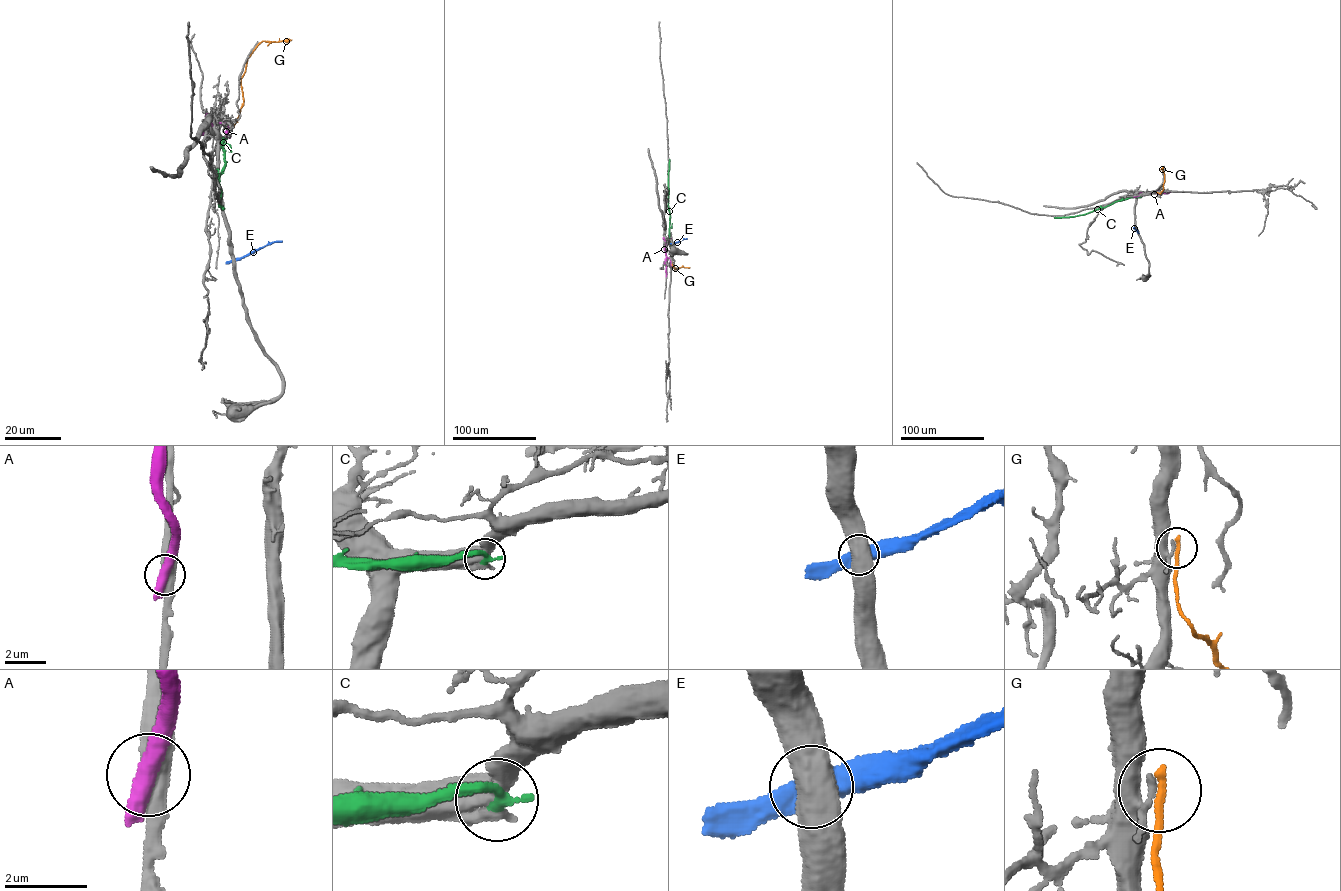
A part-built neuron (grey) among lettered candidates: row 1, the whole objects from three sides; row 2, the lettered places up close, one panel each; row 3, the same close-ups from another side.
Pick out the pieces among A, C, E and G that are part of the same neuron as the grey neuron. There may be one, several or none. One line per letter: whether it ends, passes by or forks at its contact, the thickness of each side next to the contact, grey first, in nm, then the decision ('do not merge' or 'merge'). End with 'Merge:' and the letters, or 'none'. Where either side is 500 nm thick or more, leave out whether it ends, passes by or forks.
A: 500/400 nm | do not merge
C: 500/340 nm | merge
E: 600/480 nm | do not merge
G: it ends | 180/190 nm | do not merge
Merge: C

